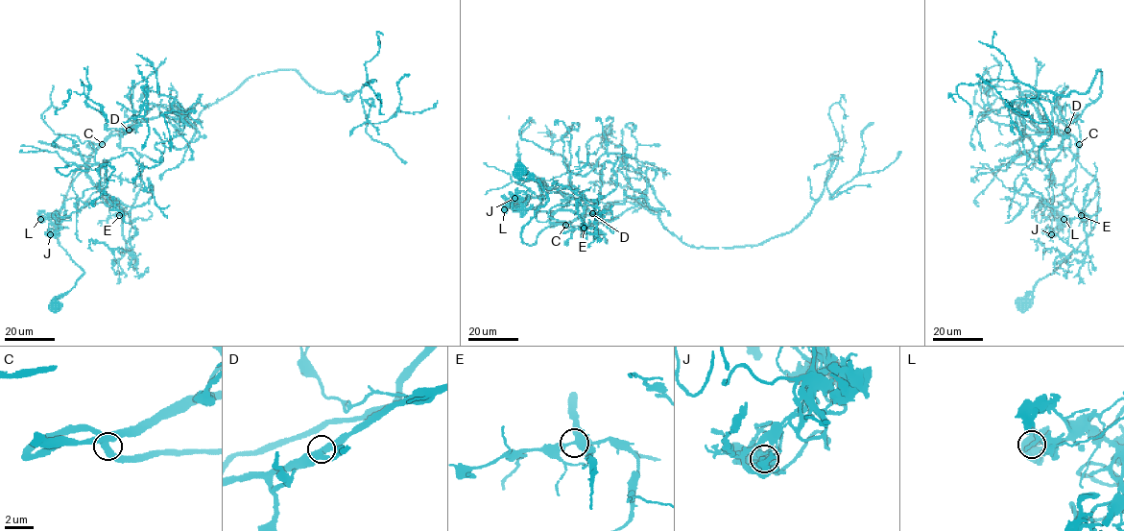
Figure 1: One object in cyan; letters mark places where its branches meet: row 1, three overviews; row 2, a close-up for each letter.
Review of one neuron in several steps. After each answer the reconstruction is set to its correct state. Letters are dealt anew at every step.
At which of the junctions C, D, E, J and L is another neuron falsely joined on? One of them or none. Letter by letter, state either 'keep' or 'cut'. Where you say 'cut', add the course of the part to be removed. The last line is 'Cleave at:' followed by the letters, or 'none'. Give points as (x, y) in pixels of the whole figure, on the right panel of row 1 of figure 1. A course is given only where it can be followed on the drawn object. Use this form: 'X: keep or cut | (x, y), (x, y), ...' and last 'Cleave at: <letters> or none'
C: keep
D: keep
E: keep
J: cut | (1051, 234), (1063, 232), (1057, 220), (1032, 217), (1049, 198), (1050, 164), (981, 167), (988, 112), (976, 89)
L: keep
Cleave at: J

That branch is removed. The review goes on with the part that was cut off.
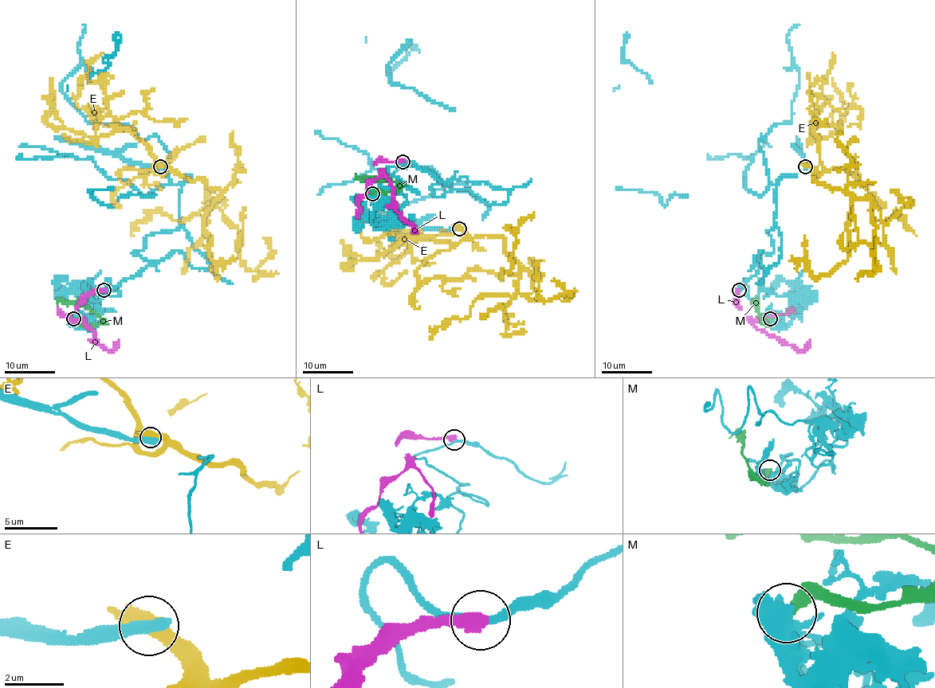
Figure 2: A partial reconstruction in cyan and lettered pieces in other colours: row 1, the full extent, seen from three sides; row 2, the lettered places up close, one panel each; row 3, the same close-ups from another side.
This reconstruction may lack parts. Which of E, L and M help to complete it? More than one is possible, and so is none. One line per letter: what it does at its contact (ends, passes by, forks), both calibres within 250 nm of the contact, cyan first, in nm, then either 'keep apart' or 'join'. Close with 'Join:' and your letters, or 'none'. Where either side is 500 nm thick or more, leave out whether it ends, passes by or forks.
E: calibres 600 and 500 nm; keep apart
L: it ends; calibres 240 and 440 nm; keep apart
M: it ends; calibres 440 and 360 nm; keep apart
Join: none

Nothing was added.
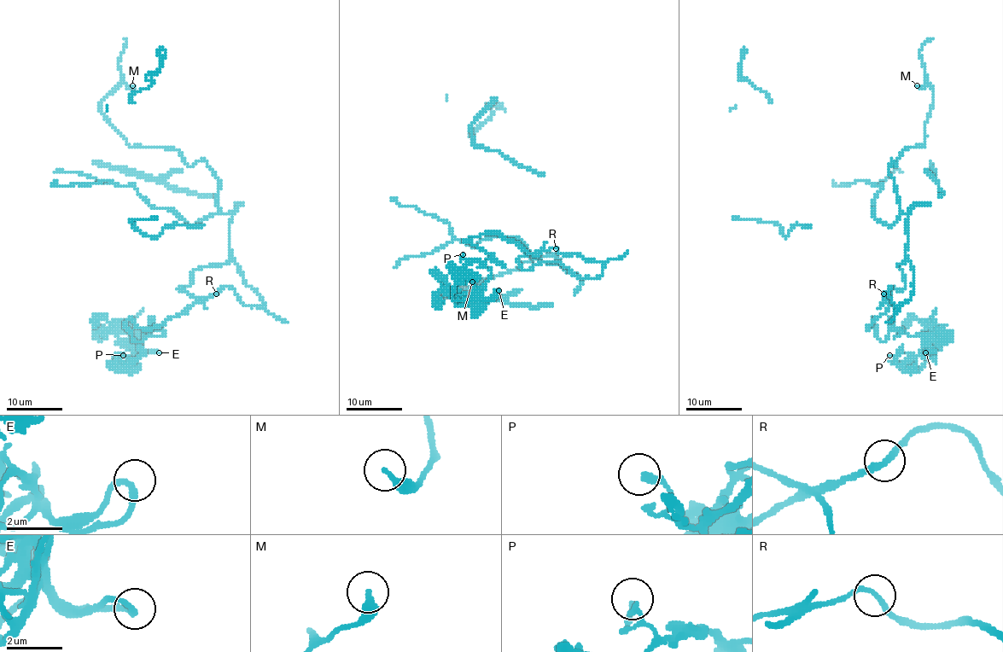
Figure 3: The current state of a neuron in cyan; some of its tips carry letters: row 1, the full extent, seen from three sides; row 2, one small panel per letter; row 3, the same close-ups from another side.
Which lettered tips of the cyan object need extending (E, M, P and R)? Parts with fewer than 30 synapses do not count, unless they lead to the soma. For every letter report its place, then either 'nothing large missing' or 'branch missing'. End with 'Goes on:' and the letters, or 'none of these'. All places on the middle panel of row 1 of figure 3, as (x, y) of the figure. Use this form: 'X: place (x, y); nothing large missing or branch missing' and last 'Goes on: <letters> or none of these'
E: place (498, 290); nothing large missing
M: place (472, 282); nothing large missing
P: place (463, 254); nothing large missing
R: place (556, 248); nothing large missing
Goes on: none of these

